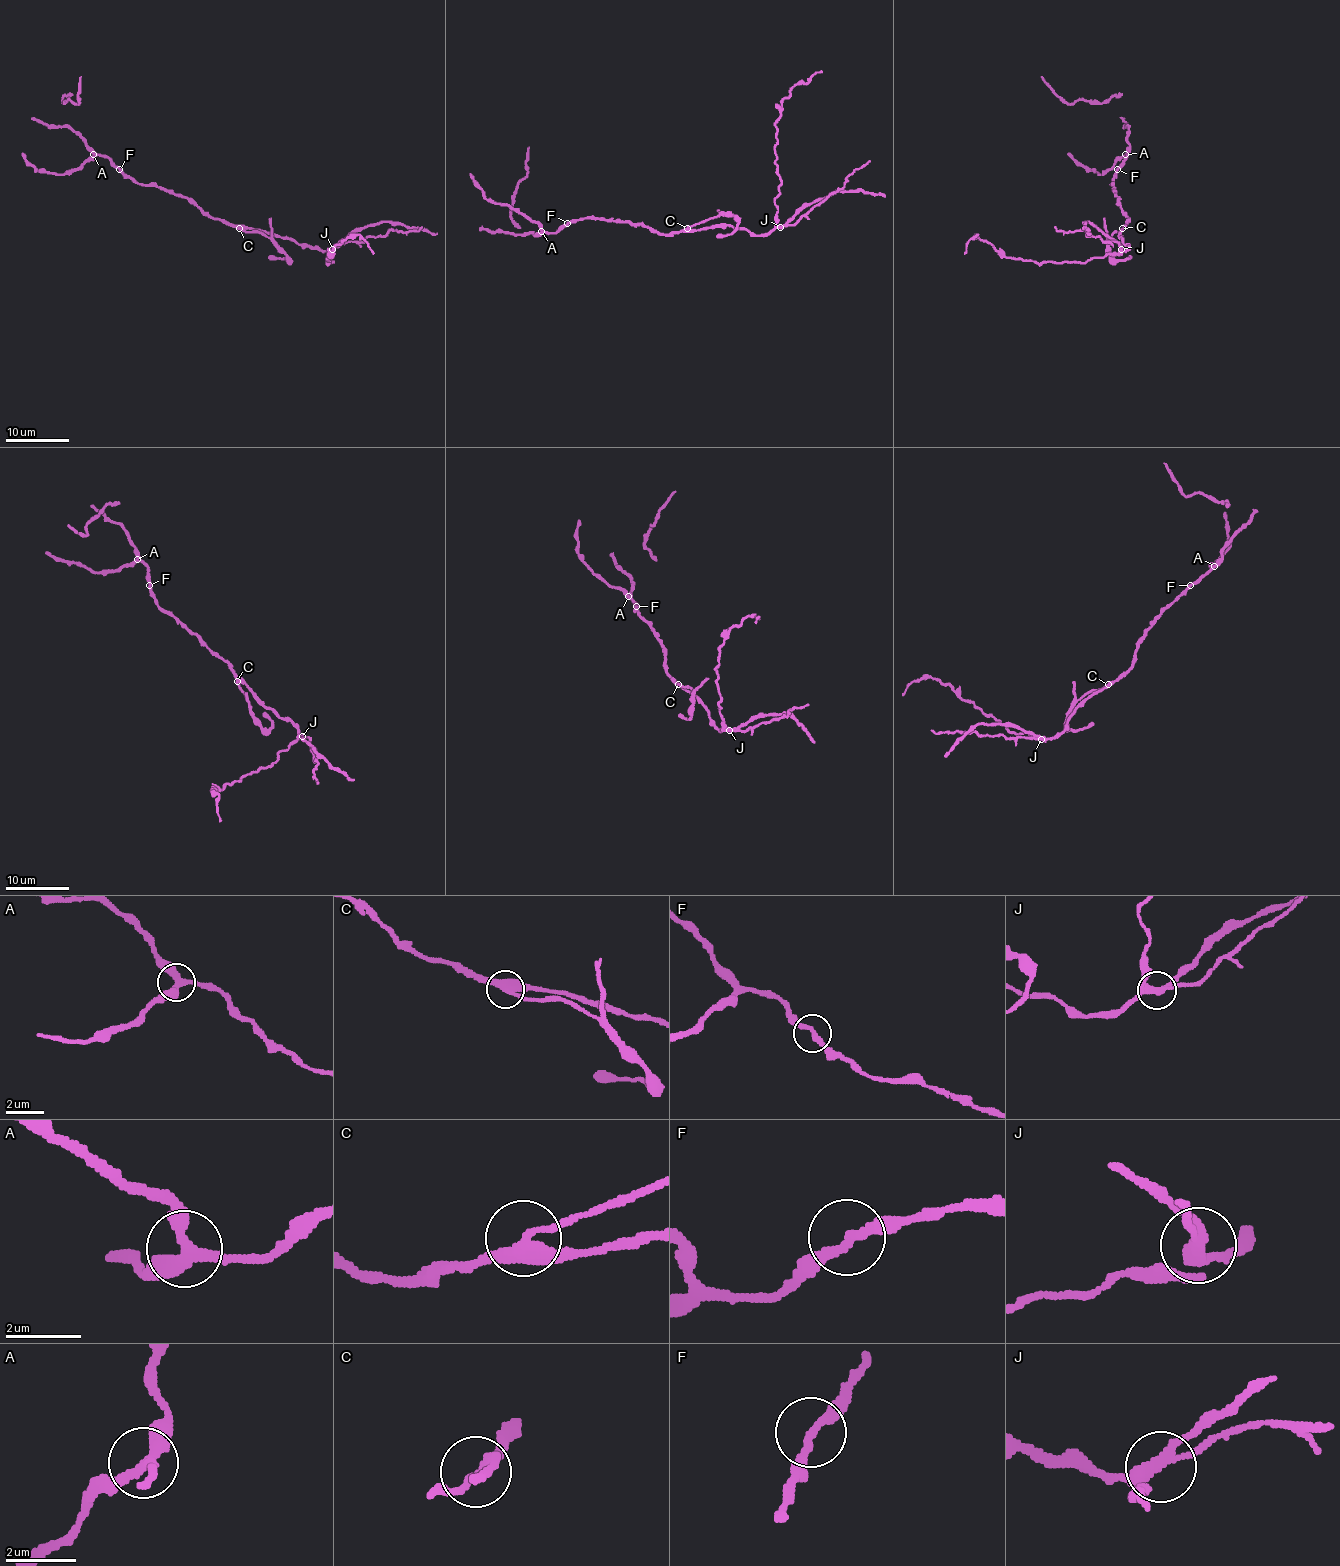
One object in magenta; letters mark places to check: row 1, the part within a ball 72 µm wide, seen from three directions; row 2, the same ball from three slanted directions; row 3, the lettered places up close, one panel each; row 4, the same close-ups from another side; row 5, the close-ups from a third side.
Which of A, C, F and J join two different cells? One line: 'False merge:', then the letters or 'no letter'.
False merge: C, J

